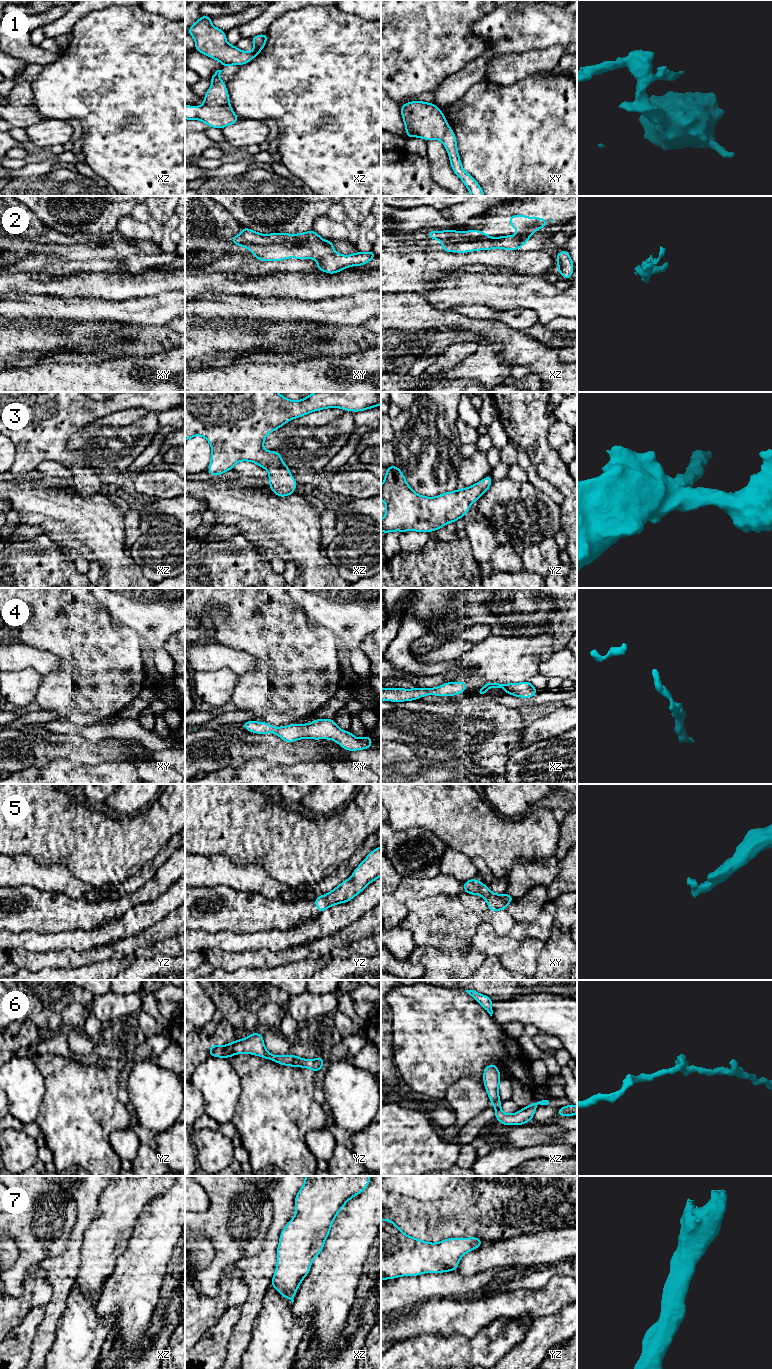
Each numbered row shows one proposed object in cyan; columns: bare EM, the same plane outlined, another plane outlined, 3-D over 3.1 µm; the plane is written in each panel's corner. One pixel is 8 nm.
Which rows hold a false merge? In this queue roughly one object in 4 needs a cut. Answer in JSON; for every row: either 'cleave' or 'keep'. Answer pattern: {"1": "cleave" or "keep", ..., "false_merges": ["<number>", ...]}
{"1": "keep", "2": "keep", "3": "keep", "4": "keep", "5": "keep", "6": "keep", "7": "keep", "false_merges": []}

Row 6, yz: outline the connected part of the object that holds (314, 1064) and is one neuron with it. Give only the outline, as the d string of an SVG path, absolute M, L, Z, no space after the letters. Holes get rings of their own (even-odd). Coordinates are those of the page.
M255 1031L244 1039L235 1040L224 1046L218 1046L216 1044L213 1046L209 1045L209 1055L211 1057L228 1059L230 1056L239 1053L257 1055L285 1066L305 1067L314 1070L316 1073L322 1070L325 1061L321 1056L317 1059L303 1059L292 1054L282 1056L271 1054L265 1048L263 1036Z

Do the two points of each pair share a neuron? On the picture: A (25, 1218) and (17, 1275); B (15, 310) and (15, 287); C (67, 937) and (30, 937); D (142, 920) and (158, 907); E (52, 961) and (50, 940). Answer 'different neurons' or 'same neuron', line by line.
A: same neuron
B: different neurons
C: same neuron
D: same neuron
E: different neurons

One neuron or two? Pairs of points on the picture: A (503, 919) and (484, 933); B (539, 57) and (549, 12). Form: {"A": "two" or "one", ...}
{"A": "two", "B": "two"}

